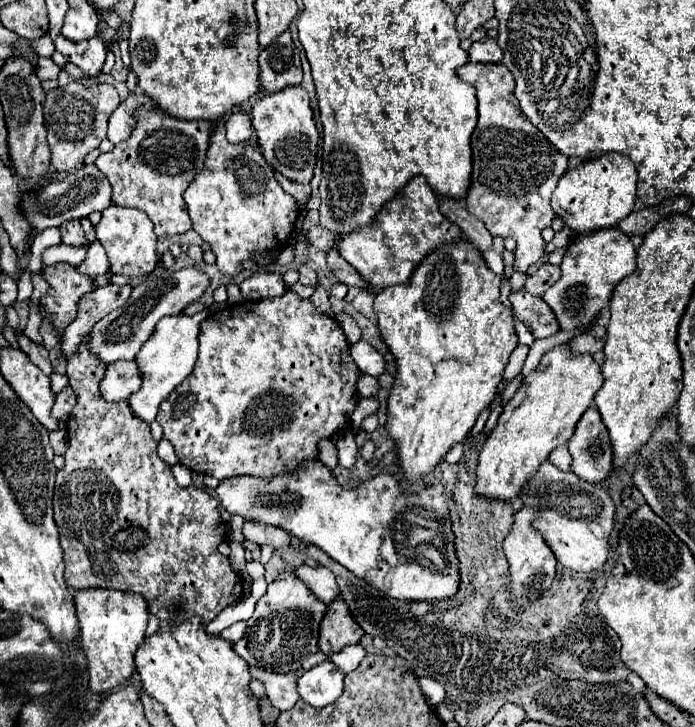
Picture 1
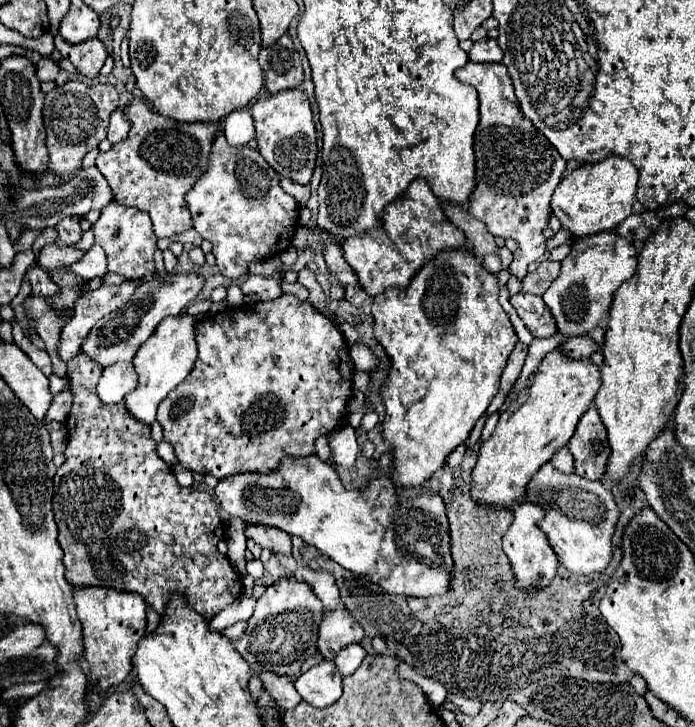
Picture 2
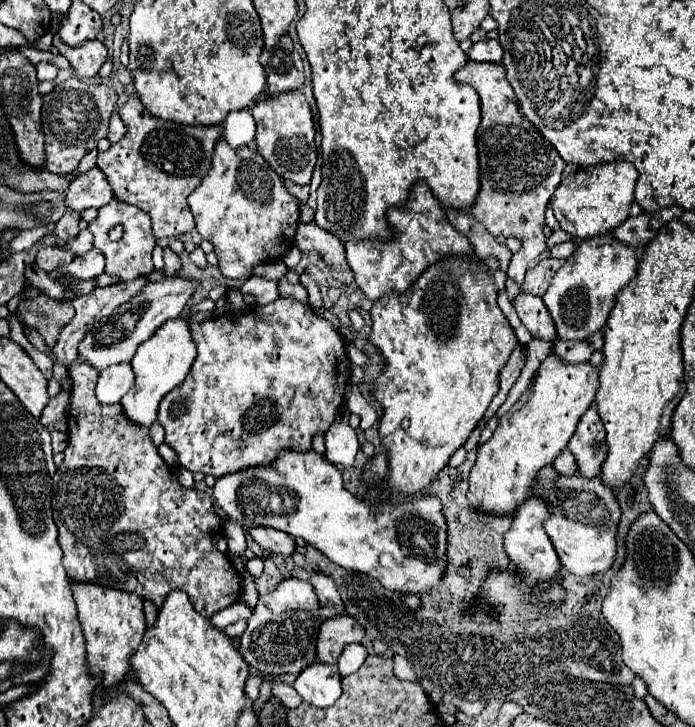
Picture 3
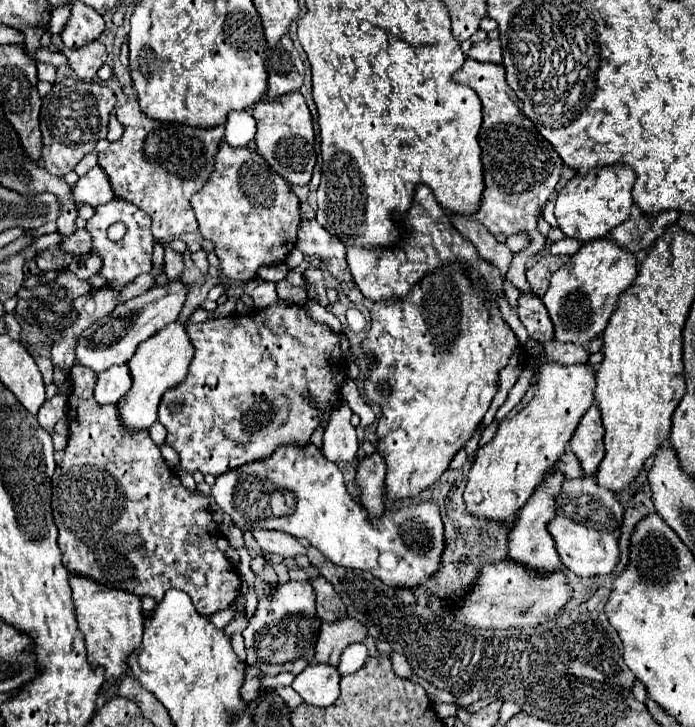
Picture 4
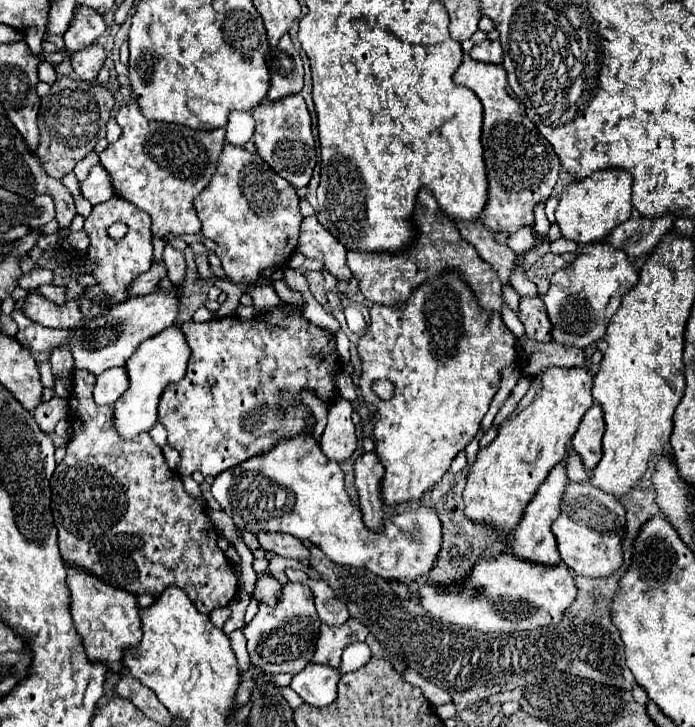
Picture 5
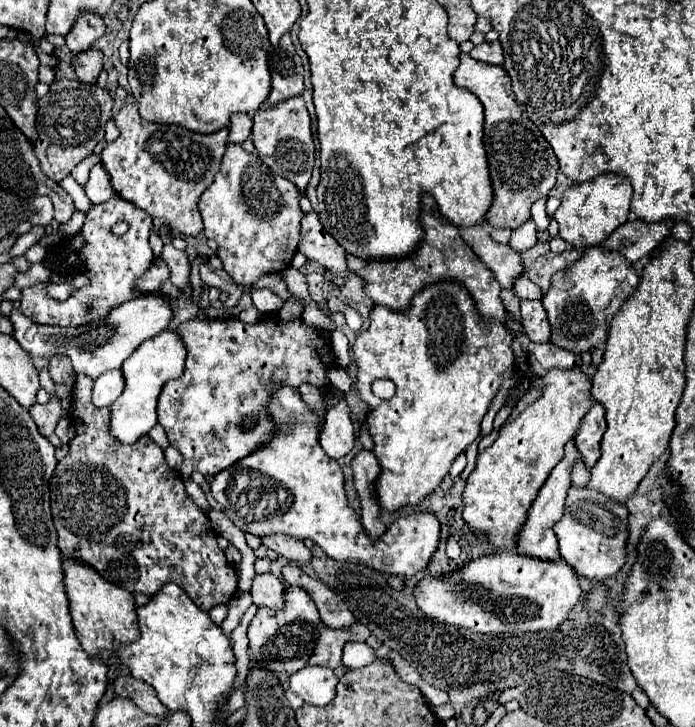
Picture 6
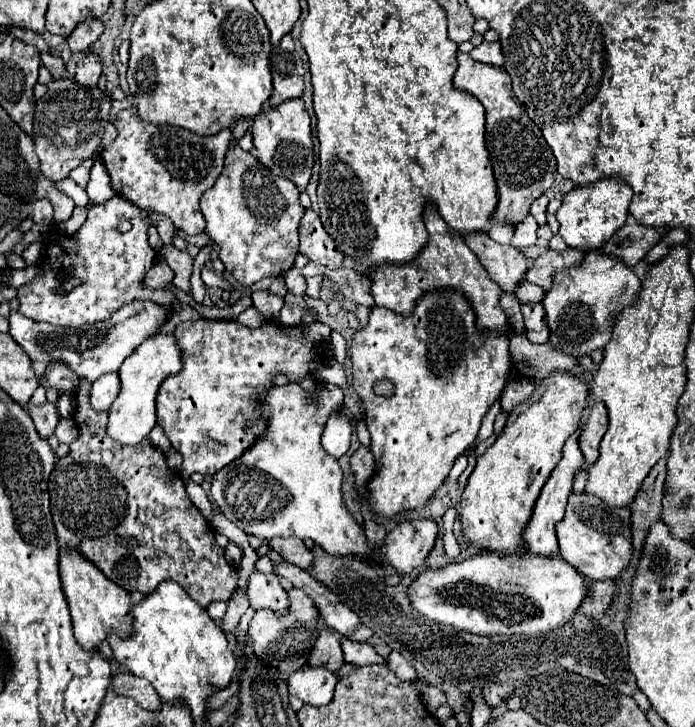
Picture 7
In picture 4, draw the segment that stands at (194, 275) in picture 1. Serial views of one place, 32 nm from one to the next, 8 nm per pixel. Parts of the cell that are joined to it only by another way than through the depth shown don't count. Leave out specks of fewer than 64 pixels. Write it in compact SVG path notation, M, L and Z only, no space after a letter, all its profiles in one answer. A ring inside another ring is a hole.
M168 282L168 286L152 286L146 294L140 294L128 302L118 304L108 316L86 328L76 344L76 364L94 370L96 374L108 370L110 366L126 364L136 352L138 344L176 322L186 298L186 286L182 282Z

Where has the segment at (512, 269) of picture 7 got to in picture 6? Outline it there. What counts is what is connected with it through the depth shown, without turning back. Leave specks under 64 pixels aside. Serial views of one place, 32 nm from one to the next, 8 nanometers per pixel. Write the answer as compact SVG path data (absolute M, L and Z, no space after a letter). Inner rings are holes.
M486 226L476 228L464 228L462 232L464 242L474 250L474 254L490 268L498 284L506 290L514 288L514 282L520 274L524 274L524 260L522 256L512 250L510 246L498 244L490 238L490 232Z

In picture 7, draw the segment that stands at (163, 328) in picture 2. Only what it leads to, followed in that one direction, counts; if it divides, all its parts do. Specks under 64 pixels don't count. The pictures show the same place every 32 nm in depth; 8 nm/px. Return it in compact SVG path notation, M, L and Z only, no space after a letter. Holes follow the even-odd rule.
M156 334L142 342L120 366L120 394L110 406L108 412L108 436L120 444L140 444L144 442L152 428L156 426L156 392L160 382L168 374L176 374L180 370L180 350L172 336Z

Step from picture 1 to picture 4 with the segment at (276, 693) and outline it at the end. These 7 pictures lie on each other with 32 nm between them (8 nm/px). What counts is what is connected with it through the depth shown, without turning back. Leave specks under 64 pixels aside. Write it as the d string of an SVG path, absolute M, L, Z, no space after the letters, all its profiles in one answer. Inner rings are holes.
M278 686L278 688L276 688L276 692L284 698L284 702L286 702L292 710L294 710L294 708L298 708L298 706L304 702L304 700L302 700L302 698L300 698L300 696L290 688L290 686L286 686L286 688L284 688L284 686Z

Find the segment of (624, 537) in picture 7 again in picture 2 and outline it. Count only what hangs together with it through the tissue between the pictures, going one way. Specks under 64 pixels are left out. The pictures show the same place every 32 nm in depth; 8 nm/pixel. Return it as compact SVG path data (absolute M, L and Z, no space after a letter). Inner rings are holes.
M544 464L528 484L524 500L544 506L546 516L540 522L540 528L548 536L550 546L566 570L572 574L592 574L606 570L614 554L612 536L620 516L608 486L604 486L600 480L588 480L578 474L562 474L552 464Z

